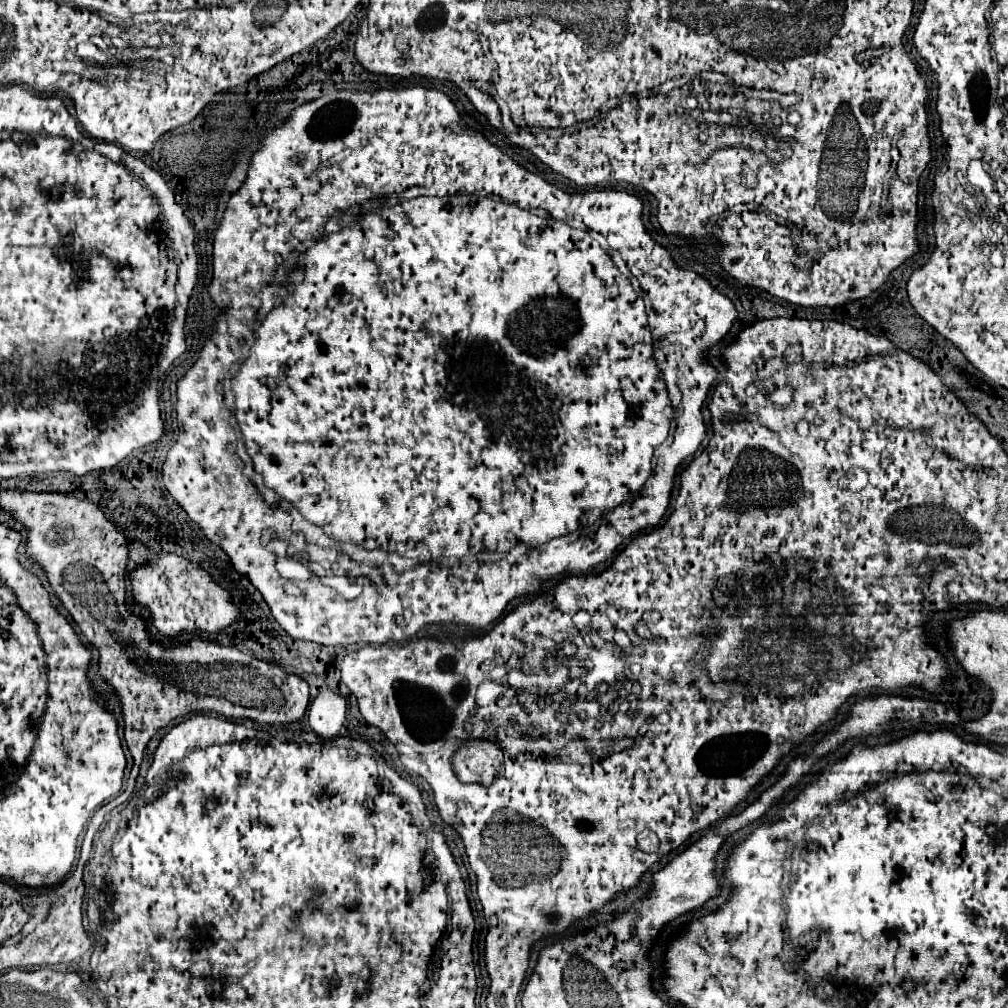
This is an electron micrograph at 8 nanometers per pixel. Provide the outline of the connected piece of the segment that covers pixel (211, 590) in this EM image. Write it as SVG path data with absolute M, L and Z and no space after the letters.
M161 553L157 559L137 565L137 569L131 571L131 589L135 603L153 613L153 623L165 639L173 639L181 635L181 631L187 631L189 635L213 635L239 617L229 591L219 587L203 567L175 553Z

